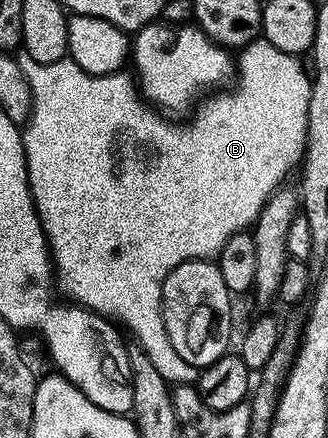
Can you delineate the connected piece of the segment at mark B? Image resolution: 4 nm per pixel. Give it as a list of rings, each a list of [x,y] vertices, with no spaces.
[[[262,38],[254,40],[238,53],[237,80],[239,76],[239,85],[232,92],[219,90],[200,99],[190,113],[191,124],[183,125],[170,124],[167,121],[170,119],[166,115],[160,114],[152,105],[146,103],[132,77],[130,80],[129,77],[123,76],[124,74],[94,76],[81,70],[81,66],[77,66],[77,62],[70,58],[48,64],[33,62],[26,58],[19,60],[21,70],[31,87],[31,114],[22,129],[23,149],[27,159],[27,183],[31,189],[31,199],[35,202],[35,213],[39,215],[39,221],[43,223],[43,234],[47,238],[47,247],[51,253],[53,276],[57,281],[58,291],[60,288],[71,299],[68,301],[104,318],[110,318],[124,329],[127,327],[132,332],[130,335],[133,340],[144,348],[145,354],[152,359],[153,366],[171,386],[195,384],[197,369],[189,366],[189,362],[185,362],[185,358],[177,354],[173,342],[169,342],[169,334],[165,334],[163,283],[173,269],[185,262],[211,260],[218,257],[219,251],[223,249],[225,242],[229,242],[232,234],[254,225],[263,204],[282,185],[279,183],[286,178],[287,171],[294,164],[296,167],[307,142],[307,111],[311,93],[311,78],[304,61],[303,64],[301,61],[299,56],[291,56],[287,52],[277,50],[277,46],[273,46],[267,40]]]

